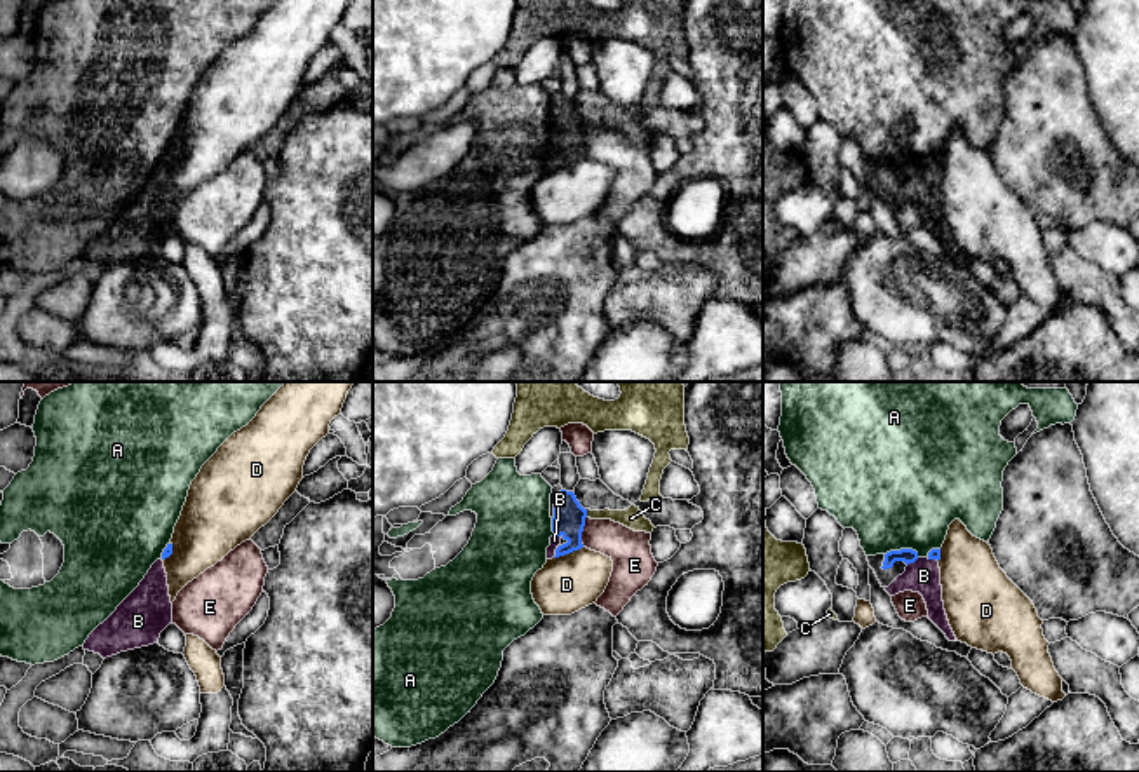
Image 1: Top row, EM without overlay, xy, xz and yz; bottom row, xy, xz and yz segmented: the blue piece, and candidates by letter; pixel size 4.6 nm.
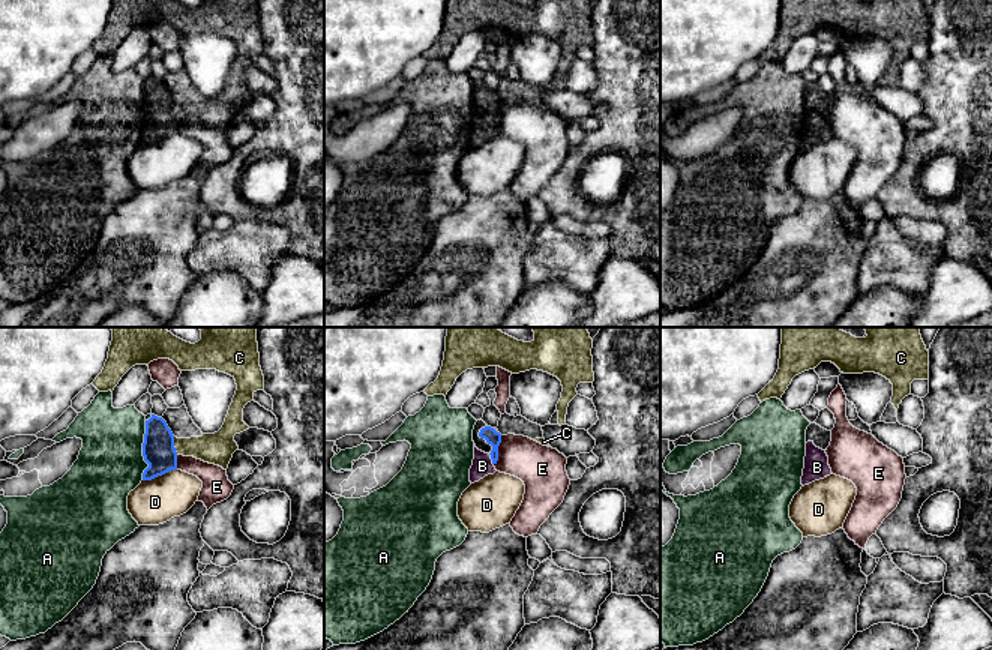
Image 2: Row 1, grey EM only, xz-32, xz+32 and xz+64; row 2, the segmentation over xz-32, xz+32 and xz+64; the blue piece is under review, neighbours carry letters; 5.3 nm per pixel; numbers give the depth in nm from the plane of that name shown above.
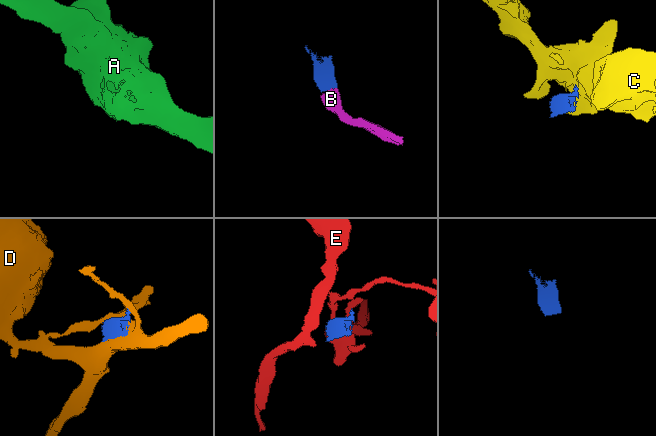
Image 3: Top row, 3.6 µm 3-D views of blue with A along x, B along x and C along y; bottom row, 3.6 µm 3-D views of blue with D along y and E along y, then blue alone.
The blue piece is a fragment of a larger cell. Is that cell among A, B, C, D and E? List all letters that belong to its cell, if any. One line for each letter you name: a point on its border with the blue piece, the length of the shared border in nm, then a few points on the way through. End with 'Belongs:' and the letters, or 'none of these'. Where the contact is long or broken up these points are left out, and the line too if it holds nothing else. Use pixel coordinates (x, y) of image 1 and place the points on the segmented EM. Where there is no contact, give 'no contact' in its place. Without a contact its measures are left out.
B: meets blue in yz at (913, 562); contact 70 nm long; runs through yz (908, 556), (913, 562), (923, 575)
Belongs: B

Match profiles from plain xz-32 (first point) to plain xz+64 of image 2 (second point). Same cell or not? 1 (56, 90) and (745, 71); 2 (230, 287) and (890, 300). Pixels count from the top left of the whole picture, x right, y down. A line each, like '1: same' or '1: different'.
1: different
2: same

